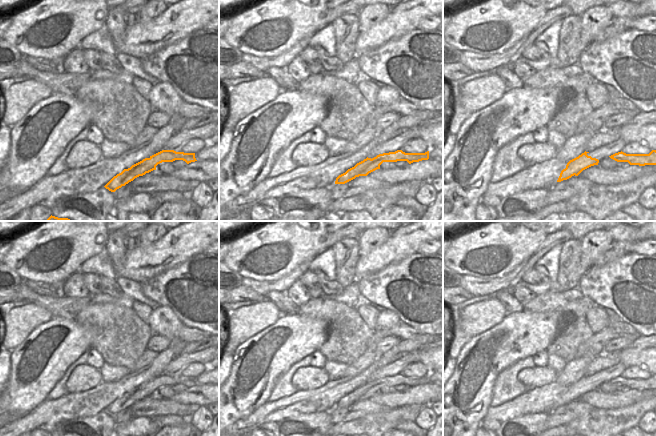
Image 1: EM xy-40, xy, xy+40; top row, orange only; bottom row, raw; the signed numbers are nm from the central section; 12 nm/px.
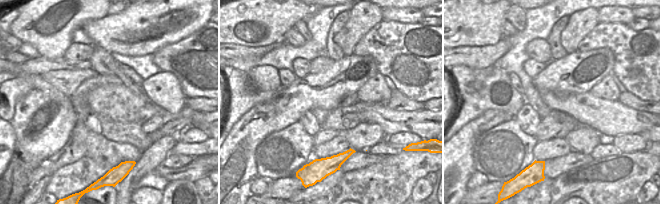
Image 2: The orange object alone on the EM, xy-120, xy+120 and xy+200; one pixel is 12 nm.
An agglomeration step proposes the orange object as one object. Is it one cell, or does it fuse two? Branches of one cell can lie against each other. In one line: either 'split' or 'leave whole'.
split

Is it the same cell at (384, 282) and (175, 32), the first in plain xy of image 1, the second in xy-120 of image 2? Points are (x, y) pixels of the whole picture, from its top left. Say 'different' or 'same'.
different

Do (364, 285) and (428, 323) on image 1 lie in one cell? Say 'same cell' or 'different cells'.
same cell

